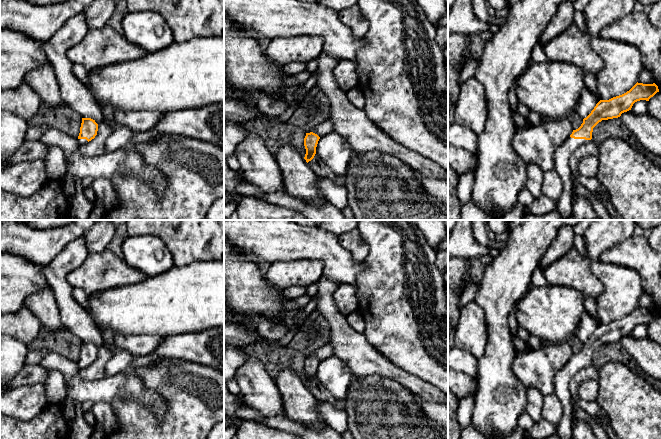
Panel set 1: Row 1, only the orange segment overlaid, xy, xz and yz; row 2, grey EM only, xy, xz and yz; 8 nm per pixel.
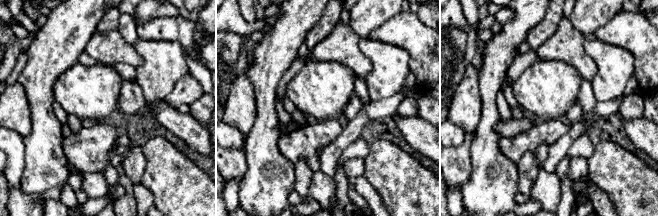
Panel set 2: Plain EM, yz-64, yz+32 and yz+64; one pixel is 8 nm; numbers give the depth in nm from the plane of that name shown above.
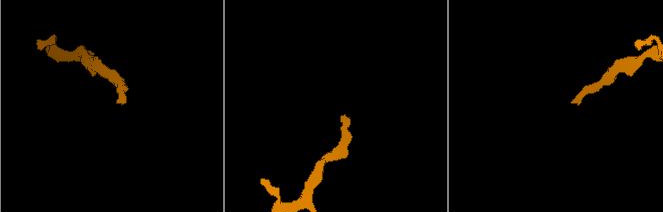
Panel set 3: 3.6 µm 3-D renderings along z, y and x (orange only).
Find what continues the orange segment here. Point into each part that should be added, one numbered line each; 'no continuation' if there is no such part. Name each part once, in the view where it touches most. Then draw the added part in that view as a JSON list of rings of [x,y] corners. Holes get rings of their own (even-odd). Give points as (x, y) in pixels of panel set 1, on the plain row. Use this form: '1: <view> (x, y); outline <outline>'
1: yz (588, 324); outline [[[586,310],[583,311],[579,326],[575,331],[575,335],[582,342],[586,342],[600,325],[599,320],[592,317]]]

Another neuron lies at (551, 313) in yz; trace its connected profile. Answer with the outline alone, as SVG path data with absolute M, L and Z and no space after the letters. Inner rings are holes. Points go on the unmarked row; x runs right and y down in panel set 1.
M549 284L533 286L515 306L518 326L545 344L568 342L584 310L584 293Z

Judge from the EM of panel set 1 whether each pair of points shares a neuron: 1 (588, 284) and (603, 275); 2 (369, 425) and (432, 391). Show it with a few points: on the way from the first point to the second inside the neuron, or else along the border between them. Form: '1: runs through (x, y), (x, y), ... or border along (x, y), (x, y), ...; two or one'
1: border along (590, 261), (590, 272), (603, 286), (596, 298); two
2: border along (391, 379), (405, 386), (411, 392); two

